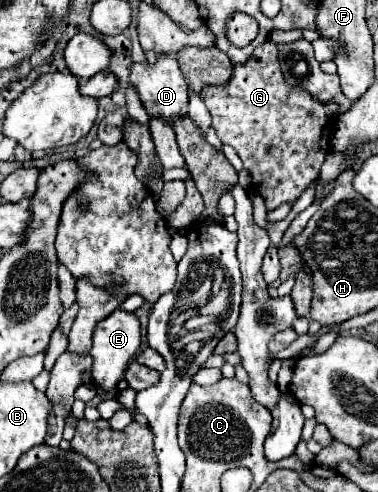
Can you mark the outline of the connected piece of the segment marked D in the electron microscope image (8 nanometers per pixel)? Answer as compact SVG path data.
M165 55L163 59L159 57L155 61L155 65L149 65L147 61L145 63L133 63L129 81L135 87L149 117L155 117L155 119L161 119L161 121L173 125L177 119L183 119L187 115L189 87L187 87L187 81L179 69L175 55Z

